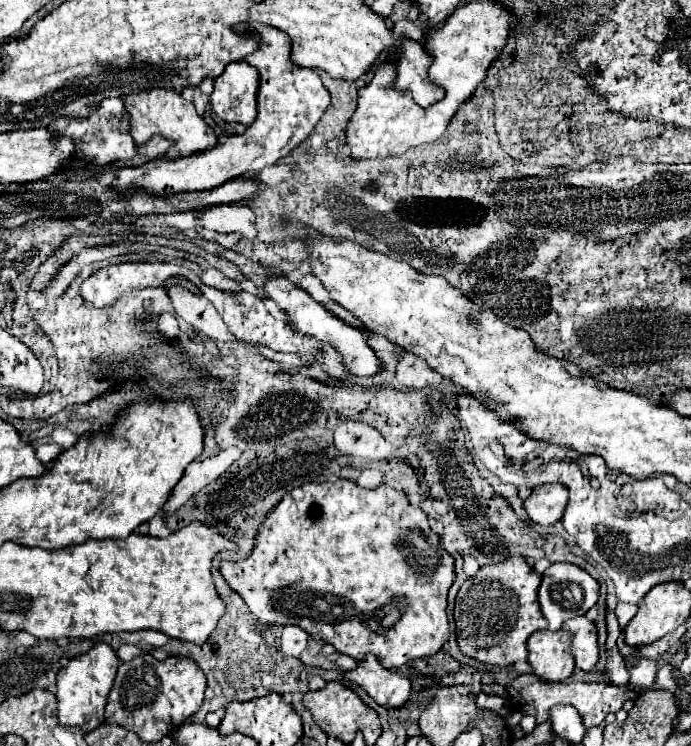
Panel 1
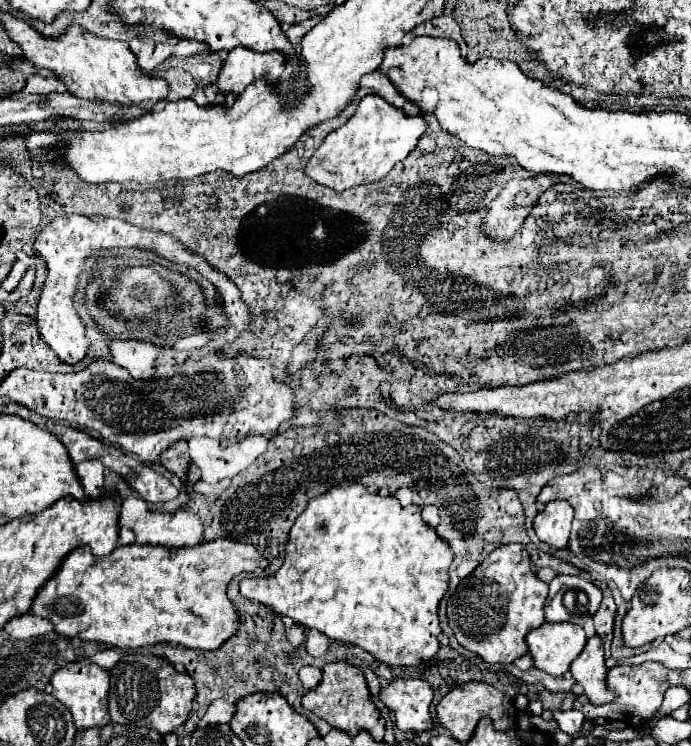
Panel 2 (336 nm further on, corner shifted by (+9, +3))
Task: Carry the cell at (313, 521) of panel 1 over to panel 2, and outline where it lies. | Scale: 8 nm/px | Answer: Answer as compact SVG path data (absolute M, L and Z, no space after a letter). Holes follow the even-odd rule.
M360 482L348 486L348 488L332 488L308 502L304 512L296 518L294 526L290 528L288 542L284 548L284 564L276 570L274 576L266 578L244 578L240 582L240 594L248 600L258 600L260 604L268 606L272 612L278 616L288 616L294 622L306 626L306 628L316 628L318 632L326 634L336 642L350 642L354 646L364 648L370 652L378 662L388 664L390 668L394 666L418 666L426 660L430 660L438 652L438 634L441 633L438 624L438 602L442 600L446 588L448 588L448 568L452 564L452 550L448 544L444 544L438 534L422 520L420 516L420 506L410 504L410 506L400 506L398 500L390 496L380 496L380 494L370 494Z

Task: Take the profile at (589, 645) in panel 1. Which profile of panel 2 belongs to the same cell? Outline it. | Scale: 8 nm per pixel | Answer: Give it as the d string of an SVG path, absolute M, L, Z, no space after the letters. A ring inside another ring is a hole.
M598 636L588 638L582 654L572 662L570 672L574 680L584 688L584 694L592 704L606 704L614 700L614 692L606 690L606 666L604 648Z

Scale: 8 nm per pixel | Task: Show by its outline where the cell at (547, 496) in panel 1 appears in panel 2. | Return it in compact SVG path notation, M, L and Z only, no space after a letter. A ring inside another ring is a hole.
M552 500L534 518L536 536L552 548L566 548L574 510L564 500Z

